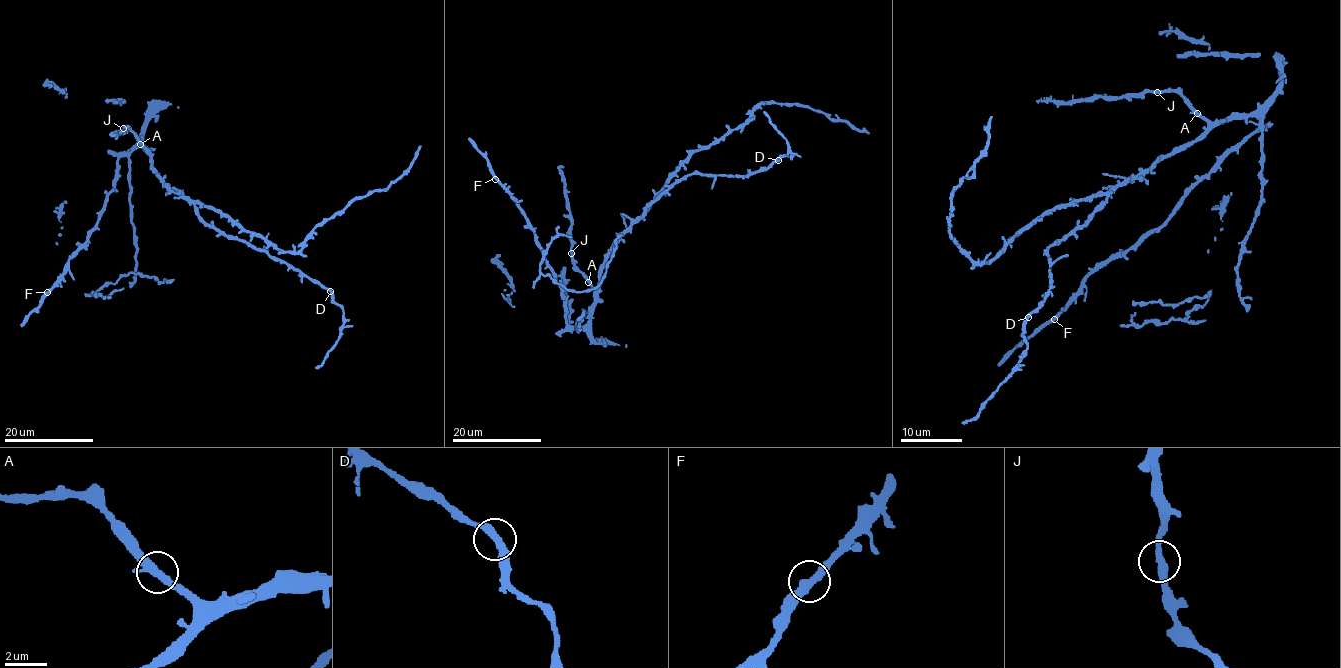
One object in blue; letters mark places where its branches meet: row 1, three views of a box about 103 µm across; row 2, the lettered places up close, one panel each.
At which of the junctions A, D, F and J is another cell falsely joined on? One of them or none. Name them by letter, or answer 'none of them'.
none of them

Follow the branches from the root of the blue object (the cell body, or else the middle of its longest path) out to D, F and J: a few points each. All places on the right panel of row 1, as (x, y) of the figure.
D: (1154, 162), (1146, 170), (1125, 179), (1082, 225), (1048, 248), (1050, 290), (1028, 317)
F: (1154, 162), (1183, 150), (1219, 124), (1248, 116), (1259, 119), (1259, 127), (1162, 225), (1103, 260), (1054, 319)
J: (1154, 162), (1183, 150), (1208, 127), (1208, 122), (1180, 95), (1157, 91)

